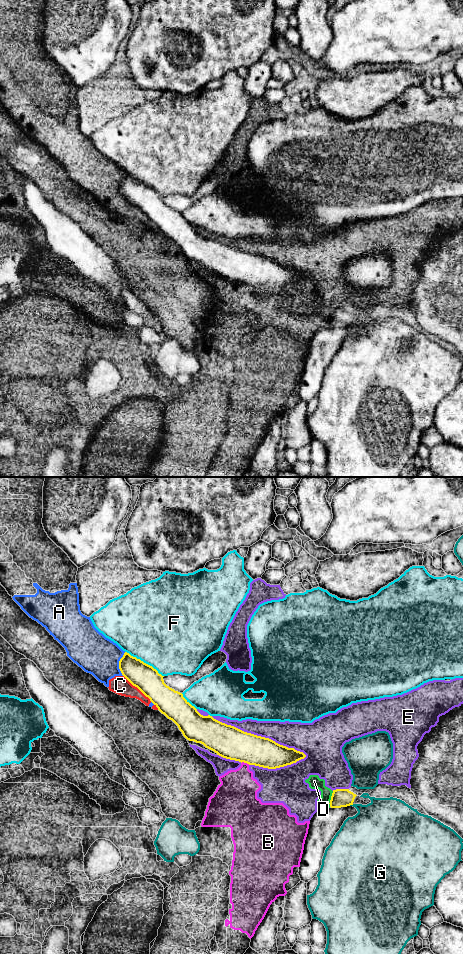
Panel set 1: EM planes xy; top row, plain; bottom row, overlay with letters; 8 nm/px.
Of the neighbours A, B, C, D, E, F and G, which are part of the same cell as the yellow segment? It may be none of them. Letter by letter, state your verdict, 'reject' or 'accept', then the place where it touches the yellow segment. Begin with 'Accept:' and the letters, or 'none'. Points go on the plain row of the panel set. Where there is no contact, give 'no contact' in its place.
Accept: none
A: reject; meets yellow in xy at (119, 184)
B: reject; meets yellow in xy at (245, 282)
C: reject; meets yellow in xy at (137, 207)
D: reject; meets yellow in xy at (331, 319)
E: reject; meets yellow in xy at (259, 256)
F: reject; meets yellow in xy at (143, 182)
G: reject; meets yellow in xy at (351, 324)

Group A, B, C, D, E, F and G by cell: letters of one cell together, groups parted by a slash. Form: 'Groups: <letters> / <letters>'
Groups: A B C D E / F / G

